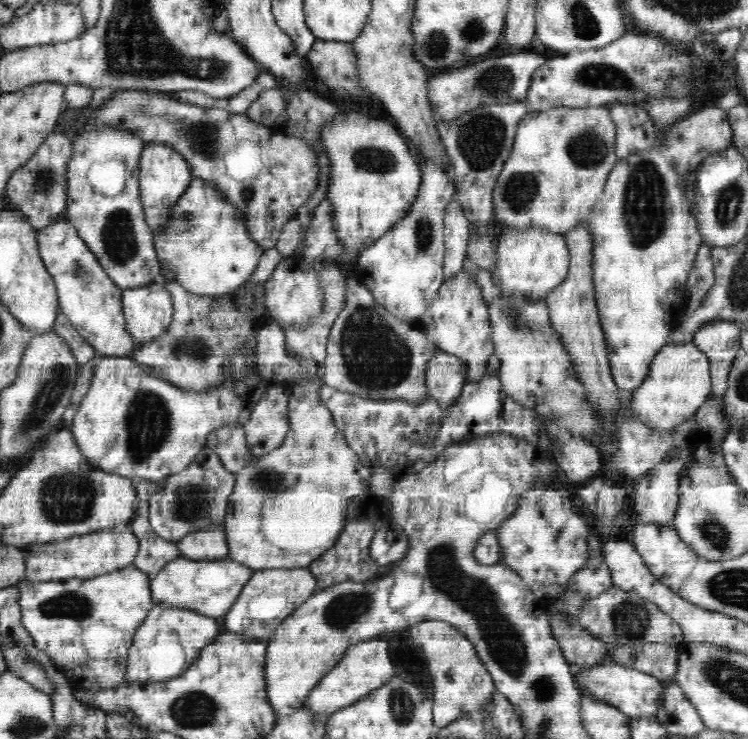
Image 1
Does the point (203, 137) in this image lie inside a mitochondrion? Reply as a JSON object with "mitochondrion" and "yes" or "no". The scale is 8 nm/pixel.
{"mitochondrion":"yes"}

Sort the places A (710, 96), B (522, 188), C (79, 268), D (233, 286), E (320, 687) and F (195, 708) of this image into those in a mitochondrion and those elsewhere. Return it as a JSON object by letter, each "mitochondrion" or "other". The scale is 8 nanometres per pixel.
{"A":"other","B":"mitochondrion","C":"mitochondrion","D":"other","E":"other","F":"mitochondrion"}

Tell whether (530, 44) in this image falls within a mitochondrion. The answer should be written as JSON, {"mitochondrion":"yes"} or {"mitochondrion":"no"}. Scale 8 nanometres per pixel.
{"mitochondrion":"no"}

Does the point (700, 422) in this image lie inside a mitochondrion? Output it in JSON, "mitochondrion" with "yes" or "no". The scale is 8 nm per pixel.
{"mitochondrion":"no"}

